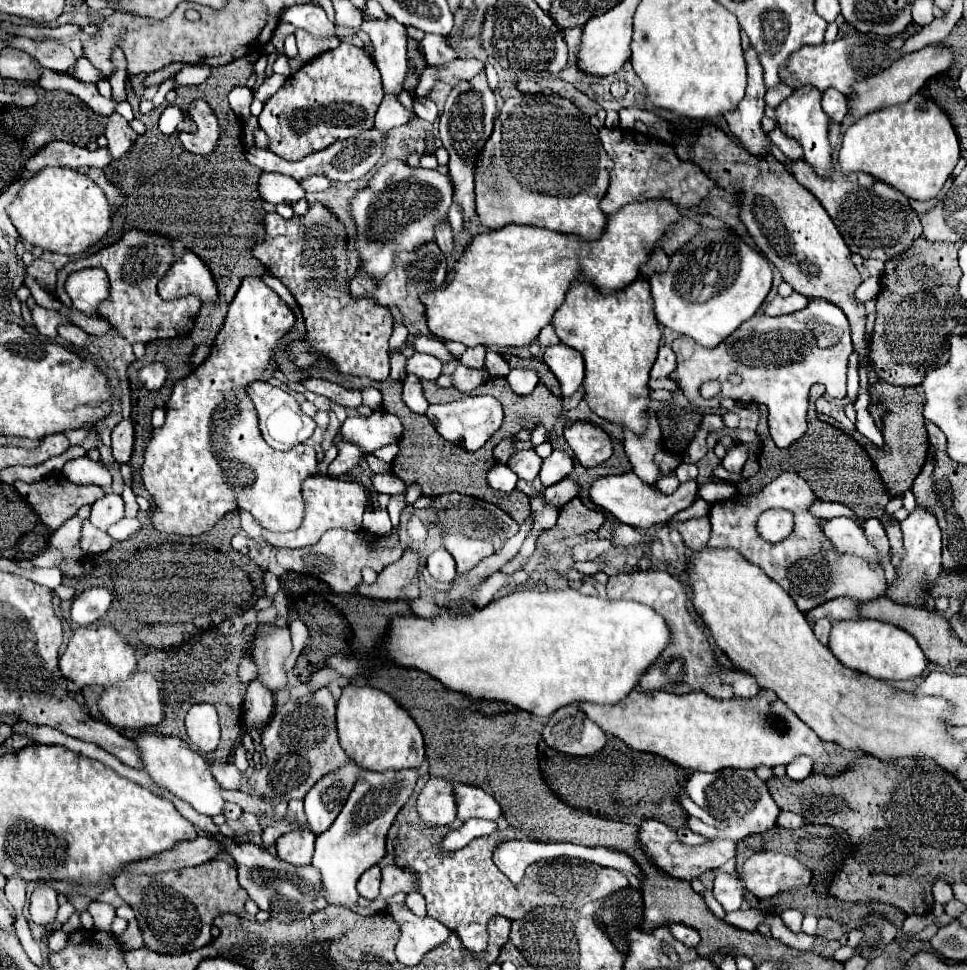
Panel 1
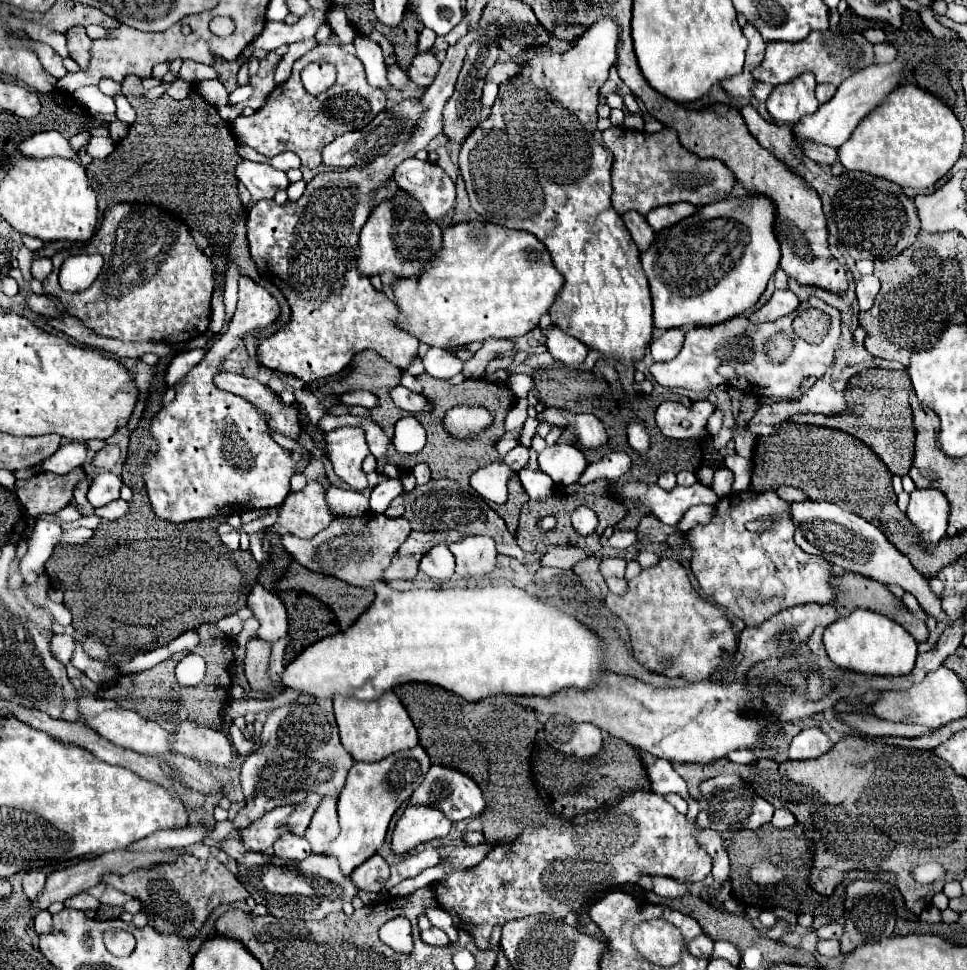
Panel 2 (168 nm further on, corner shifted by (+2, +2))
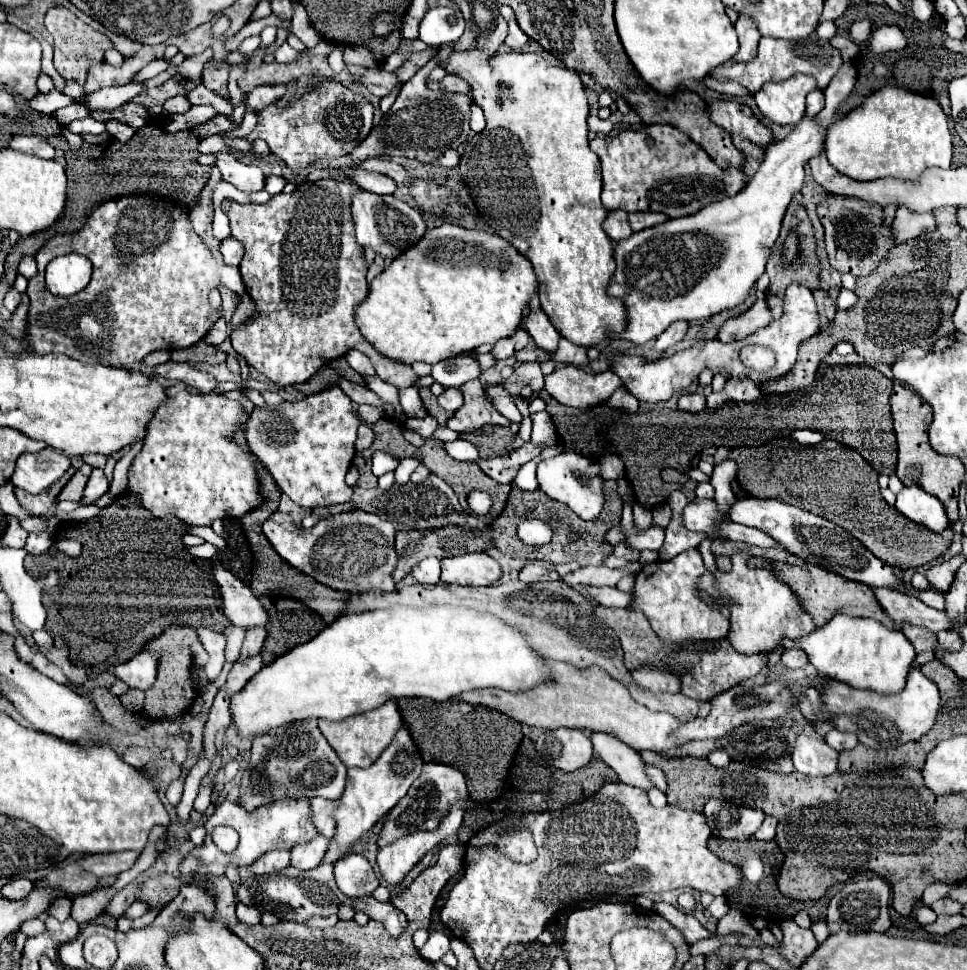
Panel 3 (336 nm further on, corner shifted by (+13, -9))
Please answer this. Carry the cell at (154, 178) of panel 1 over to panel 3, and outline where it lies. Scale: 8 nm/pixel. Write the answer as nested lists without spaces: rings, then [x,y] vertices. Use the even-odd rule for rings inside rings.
[[[149,122],[135,132],[129,142],[111,140],[99,158],[91,158],[91,144],[83,142],[79,150],[71,150],[64,136],[51,136],[48,141],[52,146],[61,148],[67,160],[67,202],[65,202],[65,218],[53,226],[53,230],[45,230],[45,234],[33,234],[33,238],[19,238],[19,242],[11,248],[5,258],[5,274],[3,278],[7,284],[15,282],[17,264],[21,256],[29,254],[35,256],[37,250],[57,232],[77,232],[87,222],[89,214],[107,200],[121,198],[127,194],[163,194],[171,196],[177,202],[183,202],[185,210],[191,210],[195,198],[203,190],[209,180],[209,166],[201,166],[195,162],[199,156],[197,152],[197,138],[189,138],[189,130],[183,132],[163,132],[157,124]]]

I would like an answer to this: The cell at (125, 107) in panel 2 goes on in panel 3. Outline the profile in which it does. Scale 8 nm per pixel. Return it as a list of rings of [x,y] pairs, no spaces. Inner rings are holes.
[[[115,120],[107,122],[107,132],[111,134],[111,138],[121,140],[121,142],[127,142],[127,140],[129,140],[129,138],[135,134],[135,130],[133,130],[131,126],[125,126],[125,124],[115,122]]]

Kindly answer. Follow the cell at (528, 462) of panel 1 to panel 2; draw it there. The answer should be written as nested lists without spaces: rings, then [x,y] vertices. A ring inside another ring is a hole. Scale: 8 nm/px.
[[[516,445],[512,451],[506,453],[504,461],[518,473],[520,469],[524,469],[528,465],[528,449],[524,445]]]

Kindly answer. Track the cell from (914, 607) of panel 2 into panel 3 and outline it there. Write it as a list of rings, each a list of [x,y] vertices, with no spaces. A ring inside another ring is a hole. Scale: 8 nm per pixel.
[[[903,624],[903,634],[909,638],[909,642],[915,646],[915,652],[933,652],[937,646],[937,636],[931,630],[925,630],[923,626],[911,626]]]

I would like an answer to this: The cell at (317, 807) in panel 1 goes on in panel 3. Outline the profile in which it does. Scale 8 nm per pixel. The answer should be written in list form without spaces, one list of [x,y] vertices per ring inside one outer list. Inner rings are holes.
[[[317,836],[315,840],[311,840],[307,844],[295,846],[291,850],[291,866],[299,868],[299,870],[311,870],[311,868],[315,868],[323,860],[327,844],[329,844],[329,838]]]

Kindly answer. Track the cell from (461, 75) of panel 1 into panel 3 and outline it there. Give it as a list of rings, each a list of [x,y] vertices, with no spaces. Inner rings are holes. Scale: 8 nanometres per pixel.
[[[367,70],[363,76],[353,76],[355,82],[361,82],[365,88],[369,88],[371,94],[375,96],[387,96],[395,86],[397,86],[397,76],[393,72],[385,70]]]

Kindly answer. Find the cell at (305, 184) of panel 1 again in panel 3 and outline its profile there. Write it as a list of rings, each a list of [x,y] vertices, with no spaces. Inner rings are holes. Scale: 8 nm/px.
[[[267,176],[267,178],[265,178],[265,190],[267,190],[271,196],[283,192],[283,188],[285,188],[285,178],[279,178],[279,176]]]

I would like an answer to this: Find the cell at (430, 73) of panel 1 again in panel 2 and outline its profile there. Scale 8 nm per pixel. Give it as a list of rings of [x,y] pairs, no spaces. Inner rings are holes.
[[[394,67],[394,69],[388,69],[388,81],[390,81],[390,85],[392,87],[396,87],[398,91],[406,91],[408,89],[408,85],[410,85],[410,79],[408,79],[408,75],[400,69],[400,67]]]

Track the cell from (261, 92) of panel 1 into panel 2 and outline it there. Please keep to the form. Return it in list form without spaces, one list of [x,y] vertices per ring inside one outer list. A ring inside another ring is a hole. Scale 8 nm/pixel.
[[[252,83],[242,85],[242,87],[238,87],[234,93],[230,93],[228,103],[236,105],[236,103],[242,103],[242,101],[248,101],[248,99],[252,99],[252,97],[254,97],[254,91],[256,91],[256,87],[254,87]]]

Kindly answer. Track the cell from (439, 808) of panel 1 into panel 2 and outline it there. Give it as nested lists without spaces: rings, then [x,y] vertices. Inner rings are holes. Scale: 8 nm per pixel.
[[[408,805],[400,821],[396,823],[392,835],[392,851],[398,855],[408,853],[424,841],[446,837],[450,827],[452,821],[440,809],[428,805]]]

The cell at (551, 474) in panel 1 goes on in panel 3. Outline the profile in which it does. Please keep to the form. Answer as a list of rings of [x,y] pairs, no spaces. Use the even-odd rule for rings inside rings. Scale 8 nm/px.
[[[565,452],[555,458],[543,460],[537,466],[537,482],[539,488],[555,498],[557,502],[567,504],[575,514],[579,514],[583,520],[593,520],[599,516],[603,504],[605,504],[605,494],[603,494],[603,478],[601,478],[601,464],[591,462],[589,458],[575,454],[575,452]]]

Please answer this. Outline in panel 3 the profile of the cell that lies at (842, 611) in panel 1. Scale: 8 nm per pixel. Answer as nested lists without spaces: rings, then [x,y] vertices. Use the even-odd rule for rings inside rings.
[[[595,606],[595,616],[601,618],[621,640],[625,652],[625,666],[629,672],[639,670],[643,666],[665,668],[681,678],[681,694],[689,698],[711,700],[713,696],[737,686],[741,680],[753,678],[769,660],[769,654],[753,654],[745,656],[737,652],[727,638],[721,640],[701,640],[701,642],[685,642],[685,644],[667,644],[663,642],[649,626],[647,618],[639,610],[615,610]]]

